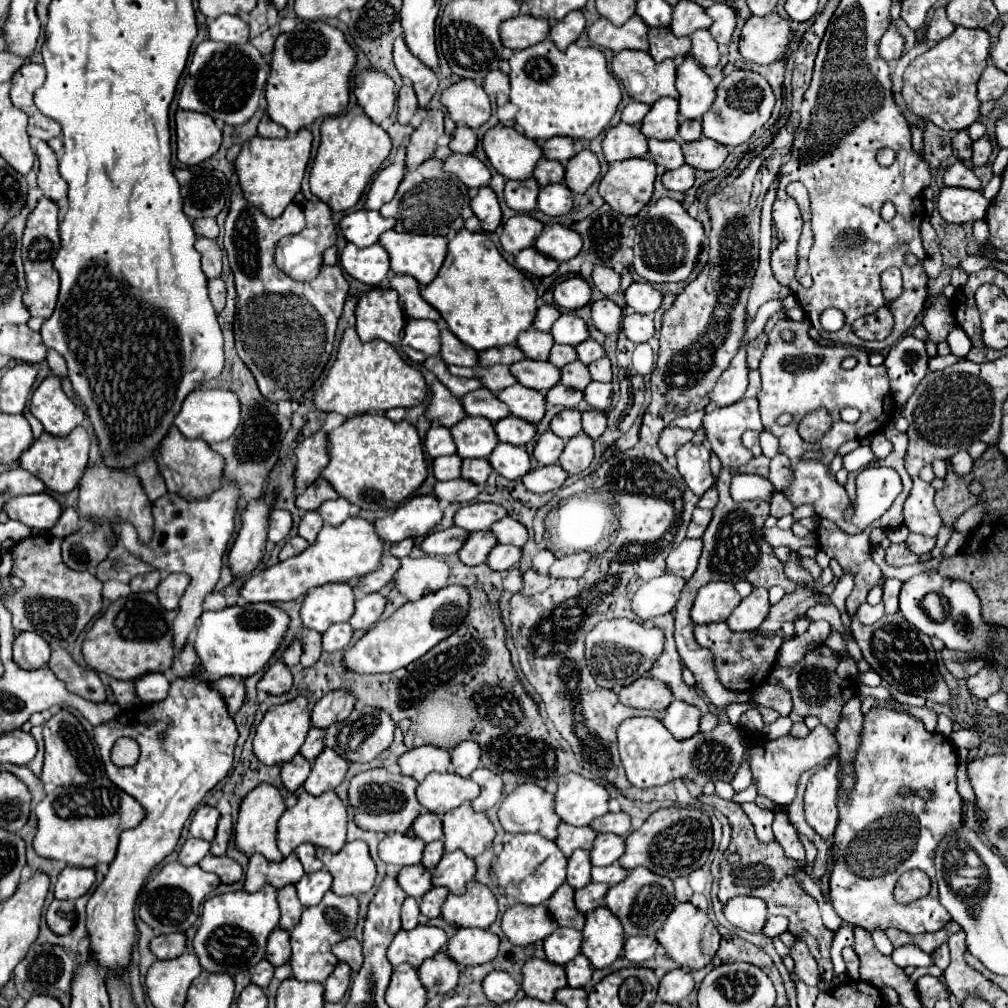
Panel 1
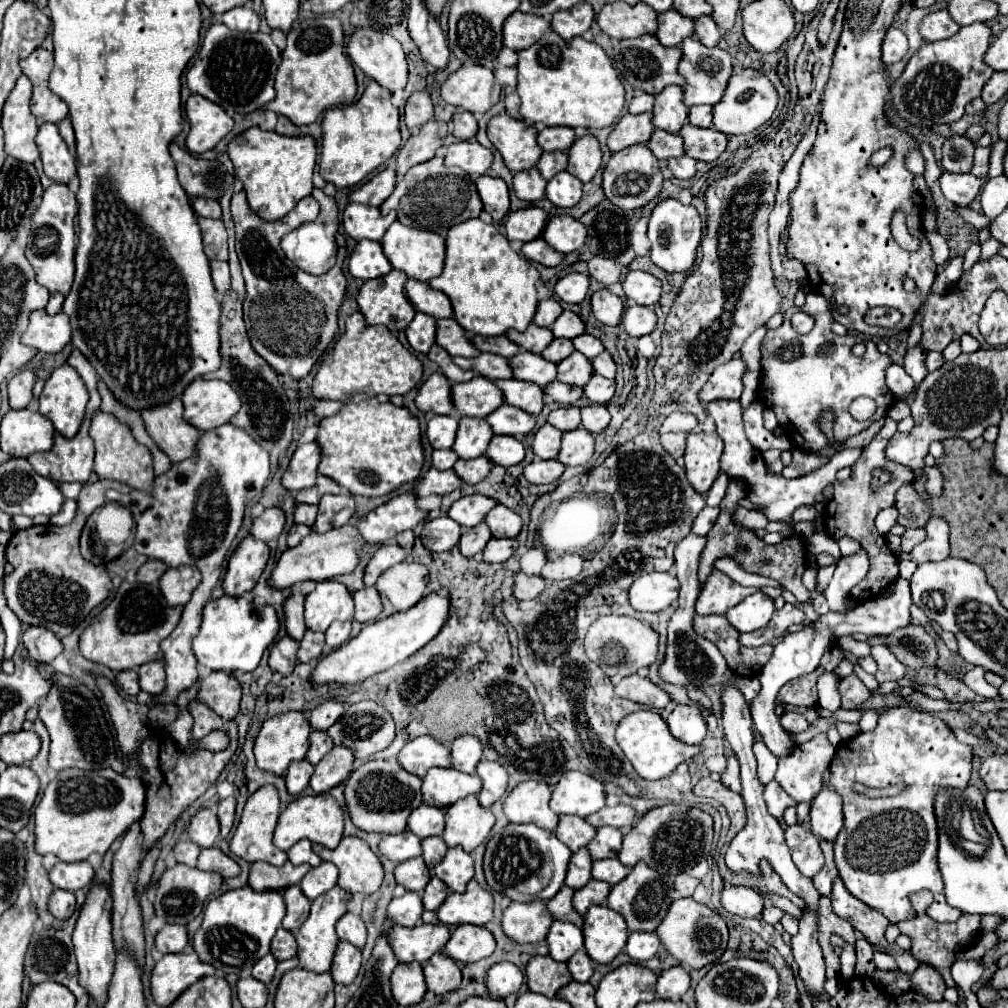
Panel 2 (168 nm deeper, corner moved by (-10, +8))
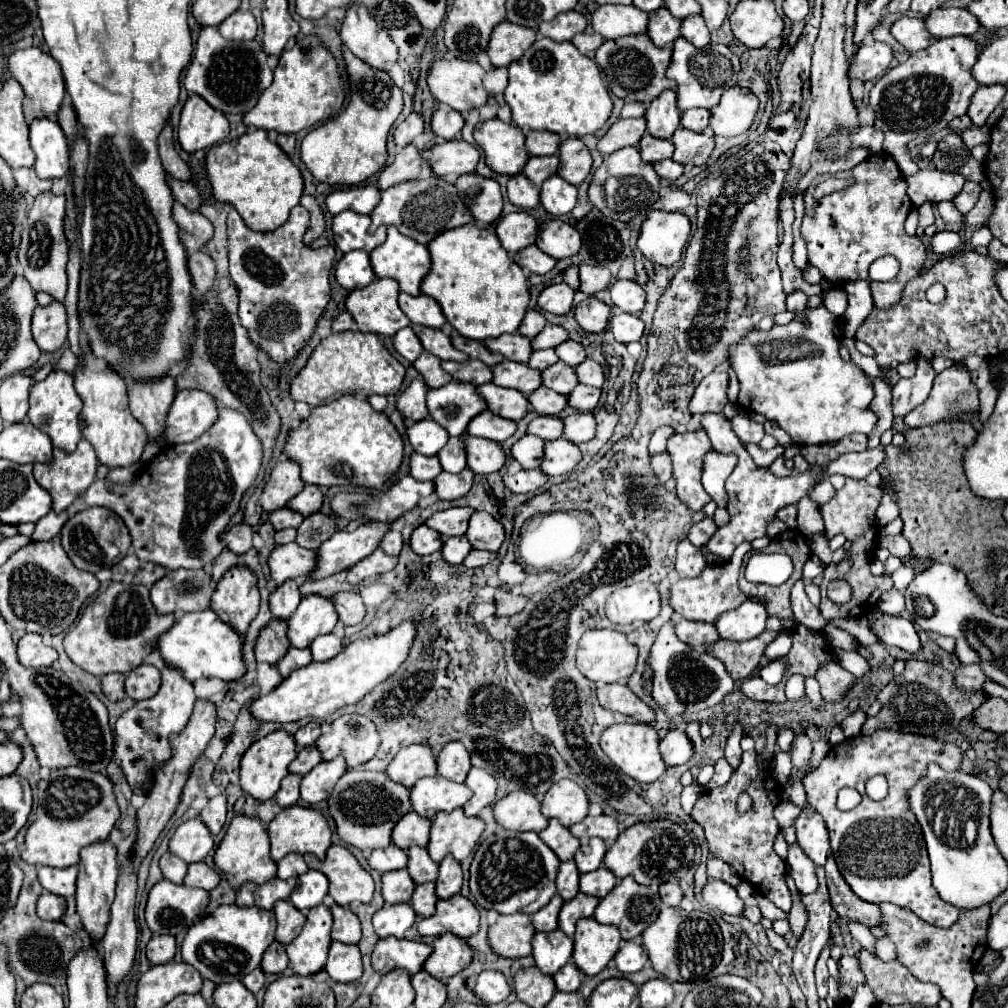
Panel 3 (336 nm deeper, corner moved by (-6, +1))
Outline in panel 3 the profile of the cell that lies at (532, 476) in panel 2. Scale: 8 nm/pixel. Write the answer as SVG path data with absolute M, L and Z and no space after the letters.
M520 470L518 474L504 474L504 486L514 494L528 494L546 484L548 476L542 470Z

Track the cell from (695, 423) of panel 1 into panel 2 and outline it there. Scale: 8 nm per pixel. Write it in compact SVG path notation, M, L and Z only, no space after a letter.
M676 411L676 413L672 413L664 419L664 423L660 427L660 433L666 433L666 431L676 431L676 433L678 431L692 431L696 425L698 425L696 415Z

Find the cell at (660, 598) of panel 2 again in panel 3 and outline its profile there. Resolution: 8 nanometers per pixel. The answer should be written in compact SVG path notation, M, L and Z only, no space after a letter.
M650 582L620 588L608 596L604 612L612 624L650 622L660 612L658 588Z

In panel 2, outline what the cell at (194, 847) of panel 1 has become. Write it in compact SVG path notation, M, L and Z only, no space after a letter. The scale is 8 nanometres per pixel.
M180 841L180 843L176 843L176 847L174 847L174 857L176 857L178 863L184 863L184 865L194 867L196 861L198 861L200 851L202 851L200 845L196 845L196 843L192 843L192 841Z

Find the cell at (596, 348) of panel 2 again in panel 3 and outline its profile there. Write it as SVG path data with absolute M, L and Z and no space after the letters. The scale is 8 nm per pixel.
M566 340L562 344L558 344L556 348L556 356L564 362L564 364L570 364L570 366L578 366L584 358L586 358L586 352L582 348L582 344L574 342L574 340Z

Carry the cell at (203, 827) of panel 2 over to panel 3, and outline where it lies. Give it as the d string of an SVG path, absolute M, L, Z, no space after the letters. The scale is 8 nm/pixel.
M196 818L196 820L182 822L176 828L174 836L170 838L168 852L192 864L192 862L204 860L204 856L212 850L212 846L214 846L214 840L210 830L206 828L206 824L202 824L202 820Z

